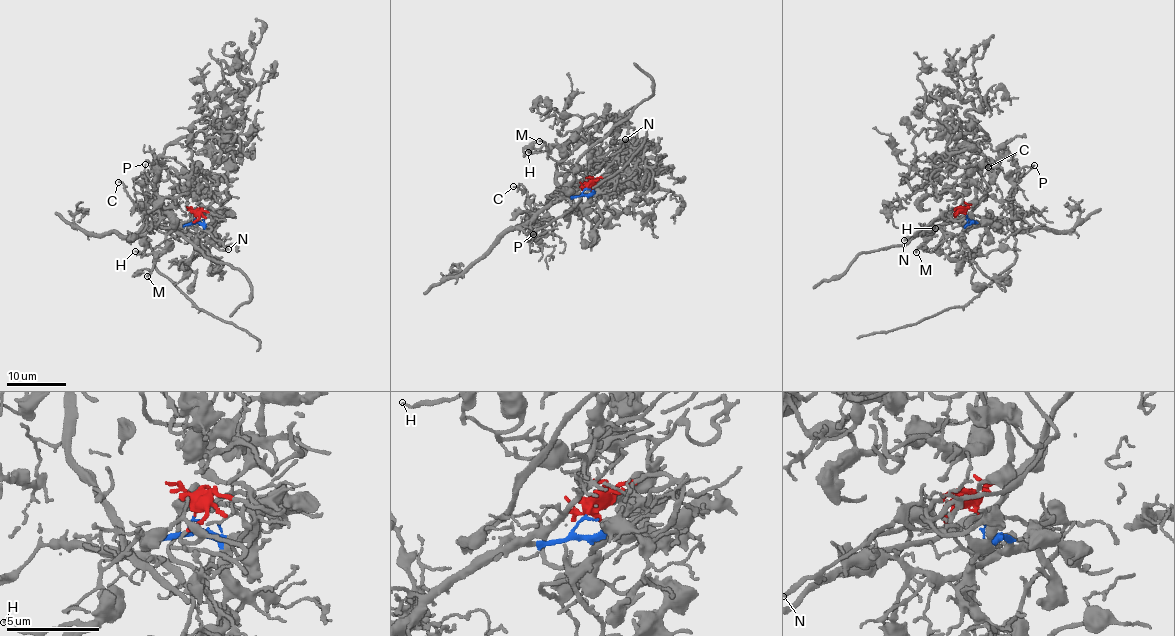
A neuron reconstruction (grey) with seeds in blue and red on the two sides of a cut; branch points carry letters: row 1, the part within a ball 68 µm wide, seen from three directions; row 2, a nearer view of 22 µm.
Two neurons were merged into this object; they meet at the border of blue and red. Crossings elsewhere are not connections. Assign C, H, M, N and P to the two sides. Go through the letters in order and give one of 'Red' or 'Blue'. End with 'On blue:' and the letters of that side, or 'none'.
C: Blue
H: Red
M: Red
N: Red
P: Blue
On blue: C, P

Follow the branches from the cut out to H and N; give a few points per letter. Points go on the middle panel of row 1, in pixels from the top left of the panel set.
H: (586, 188), (591, 179), (584, 173), (590, 166), (582, 170), (561, 164), (565, 154), (557, 148), (527, 151)
N: (586, 188), (591, 179), (584, 174), (595, 164), (605, 160), (606, 154), (625, 139)

